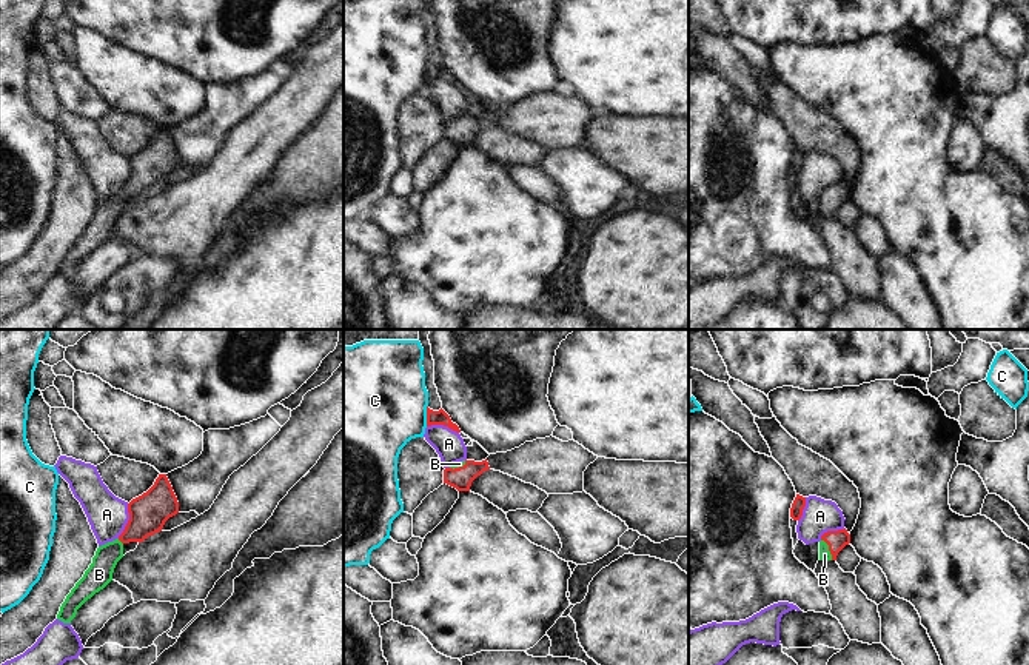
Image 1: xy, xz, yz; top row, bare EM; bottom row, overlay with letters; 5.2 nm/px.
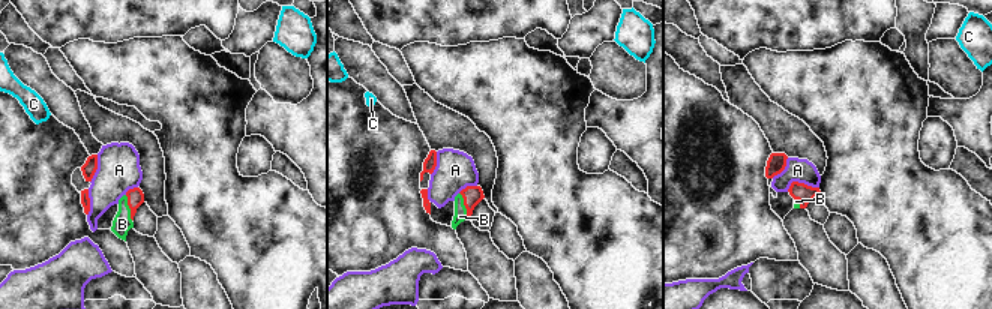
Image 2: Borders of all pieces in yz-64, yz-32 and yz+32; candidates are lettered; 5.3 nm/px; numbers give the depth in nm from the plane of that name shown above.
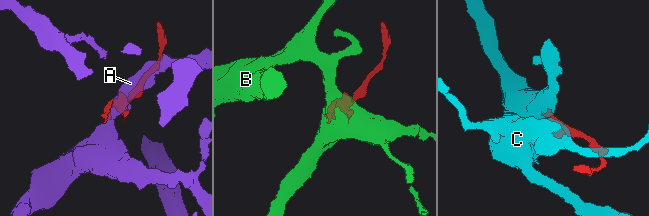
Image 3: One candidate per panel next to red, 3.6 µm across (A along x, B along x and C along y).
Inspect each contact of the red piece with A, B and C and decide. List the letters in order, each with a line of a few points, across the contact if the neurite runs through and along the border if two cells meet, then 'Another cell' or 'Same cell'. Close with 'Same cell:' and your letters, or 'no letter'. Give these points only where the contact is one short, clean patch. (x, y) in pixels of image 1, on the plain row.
A: Another cell
B: Line: yz (837, 196), (829, 205), (824, 210). Same cell
C: Line: xz (427, 60), (425, 80). Another cell
Same cell: B

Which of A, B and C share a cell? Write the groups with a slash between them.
A / B / C

